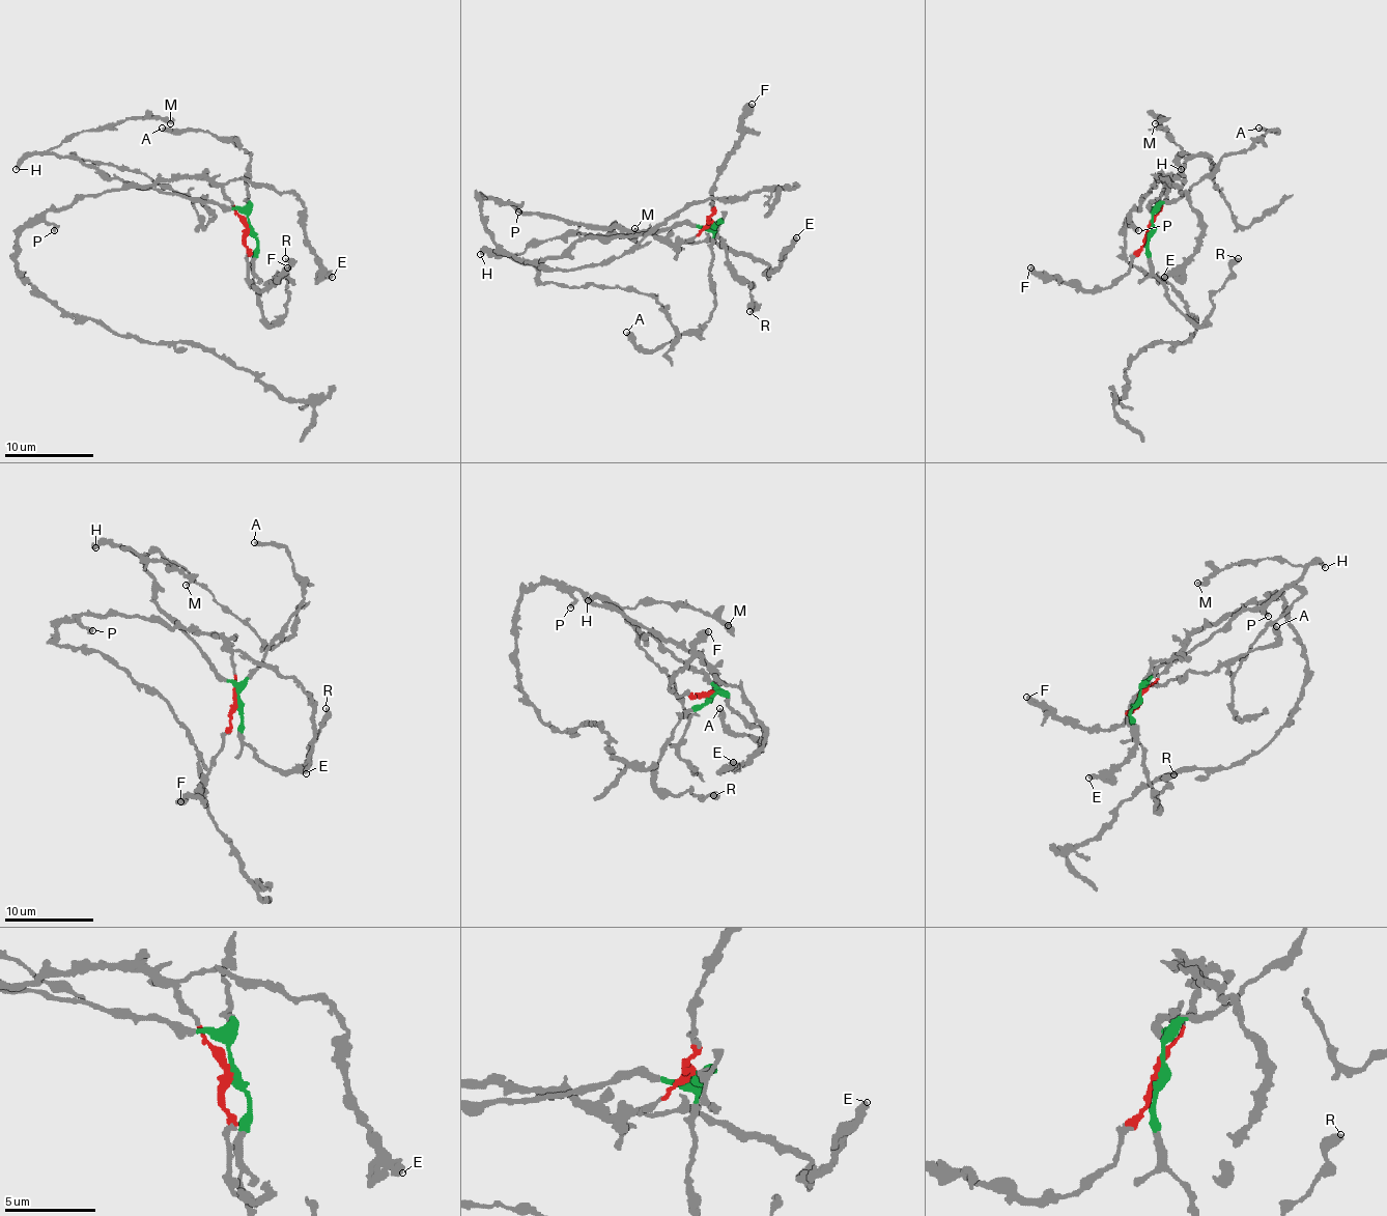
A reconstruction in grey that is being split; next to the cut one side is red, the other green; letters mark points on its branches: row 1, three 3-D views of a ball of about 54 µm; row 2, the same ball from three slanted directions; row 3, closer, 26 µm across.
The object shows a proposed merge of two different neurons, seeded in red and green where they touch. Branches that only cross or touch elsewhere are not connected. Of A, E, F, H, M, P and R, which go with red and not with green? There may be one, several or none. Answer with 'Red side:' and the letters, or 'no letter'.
Red side: E, F, P

